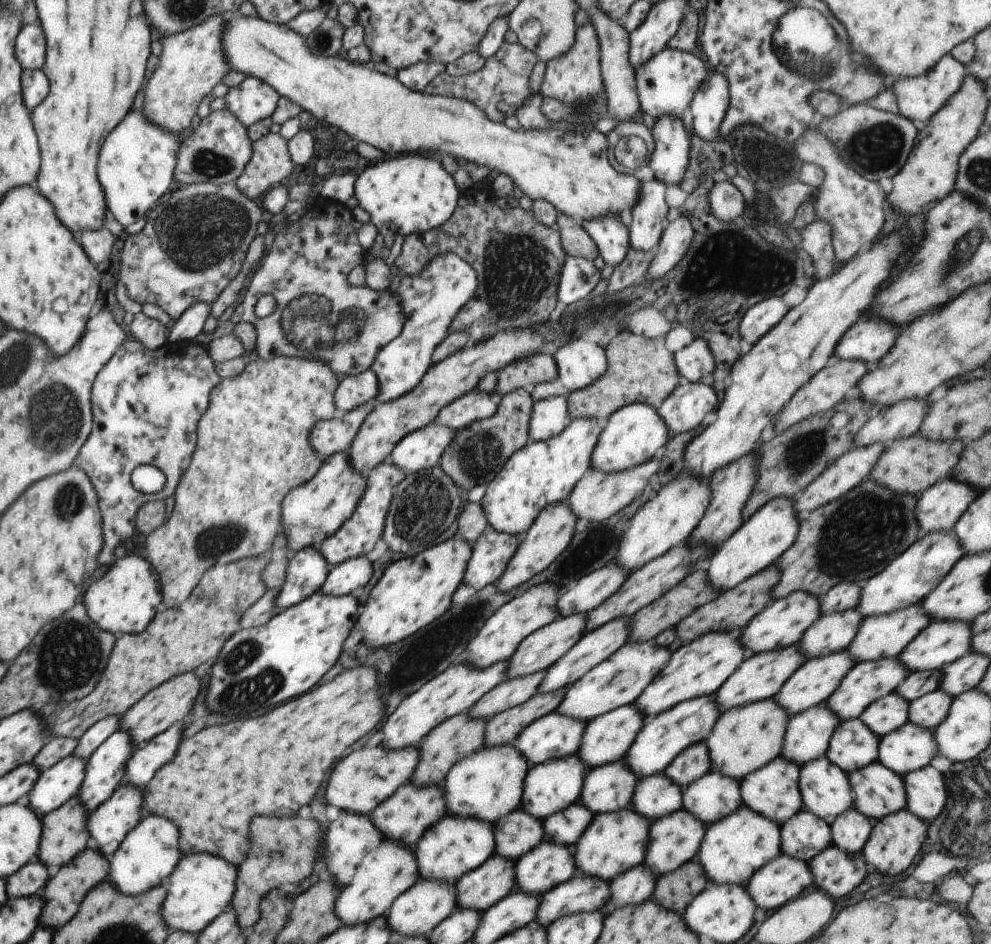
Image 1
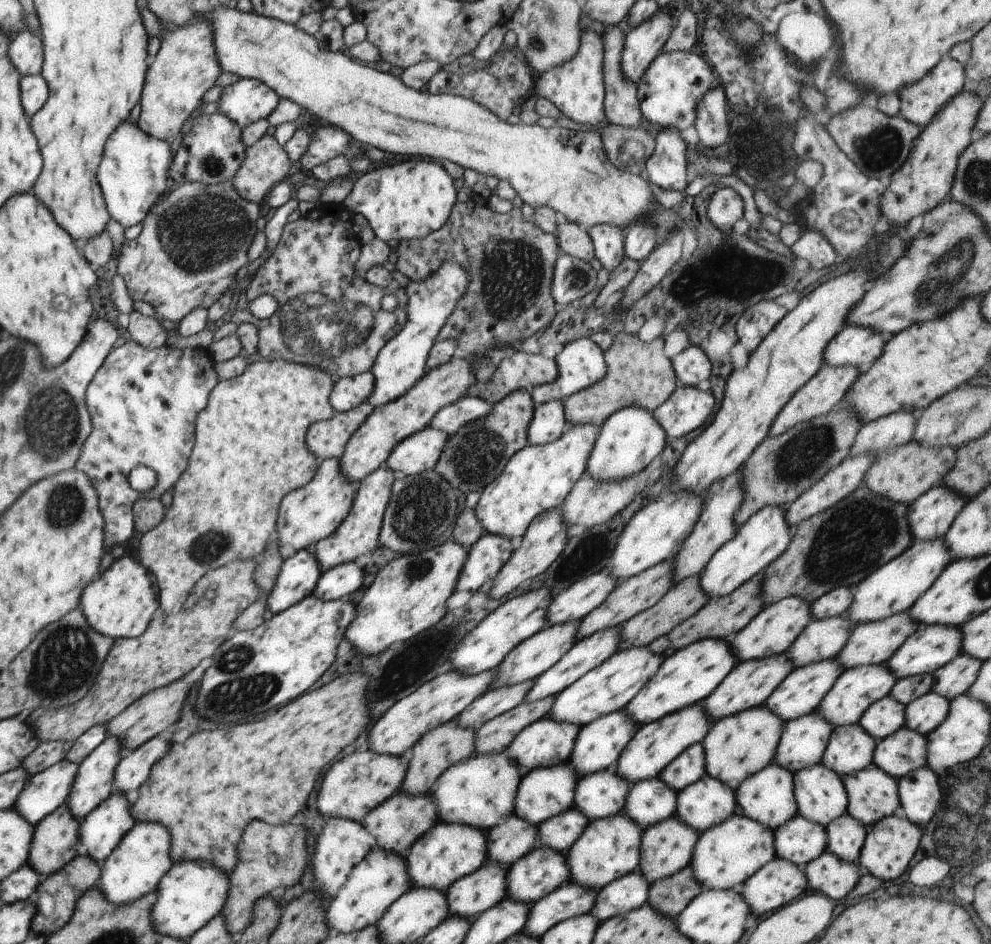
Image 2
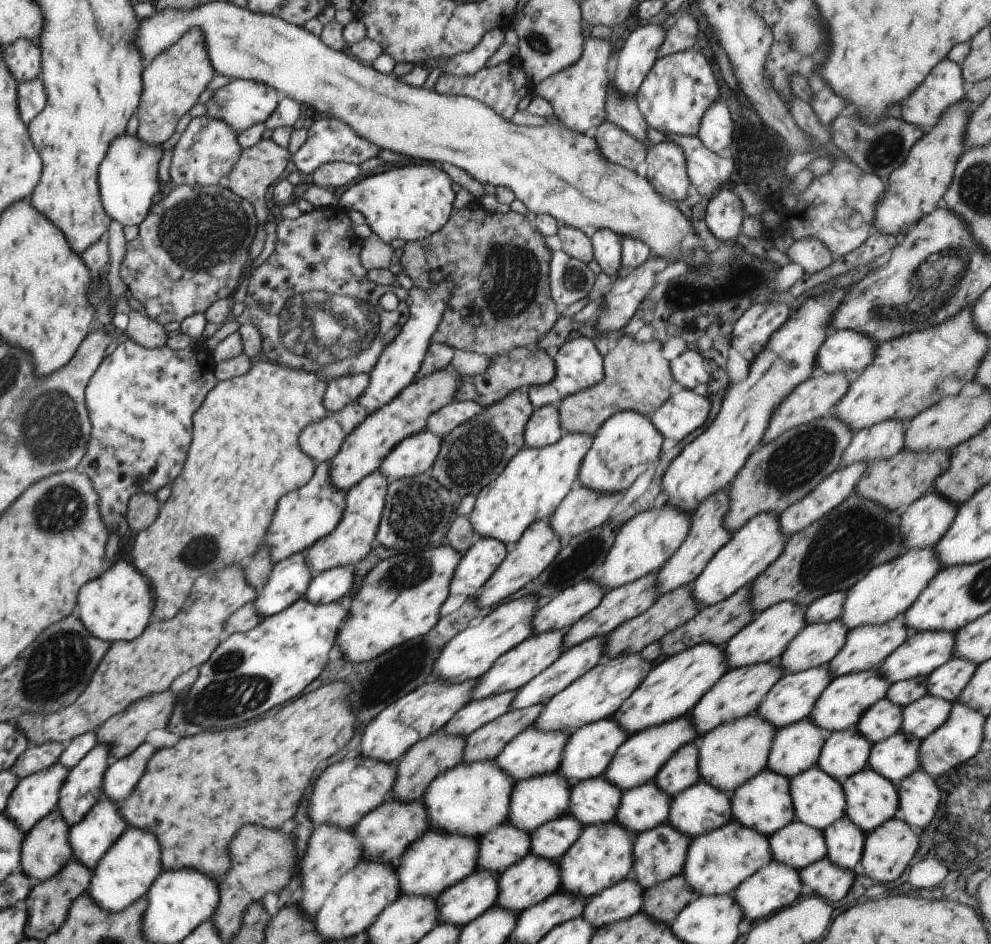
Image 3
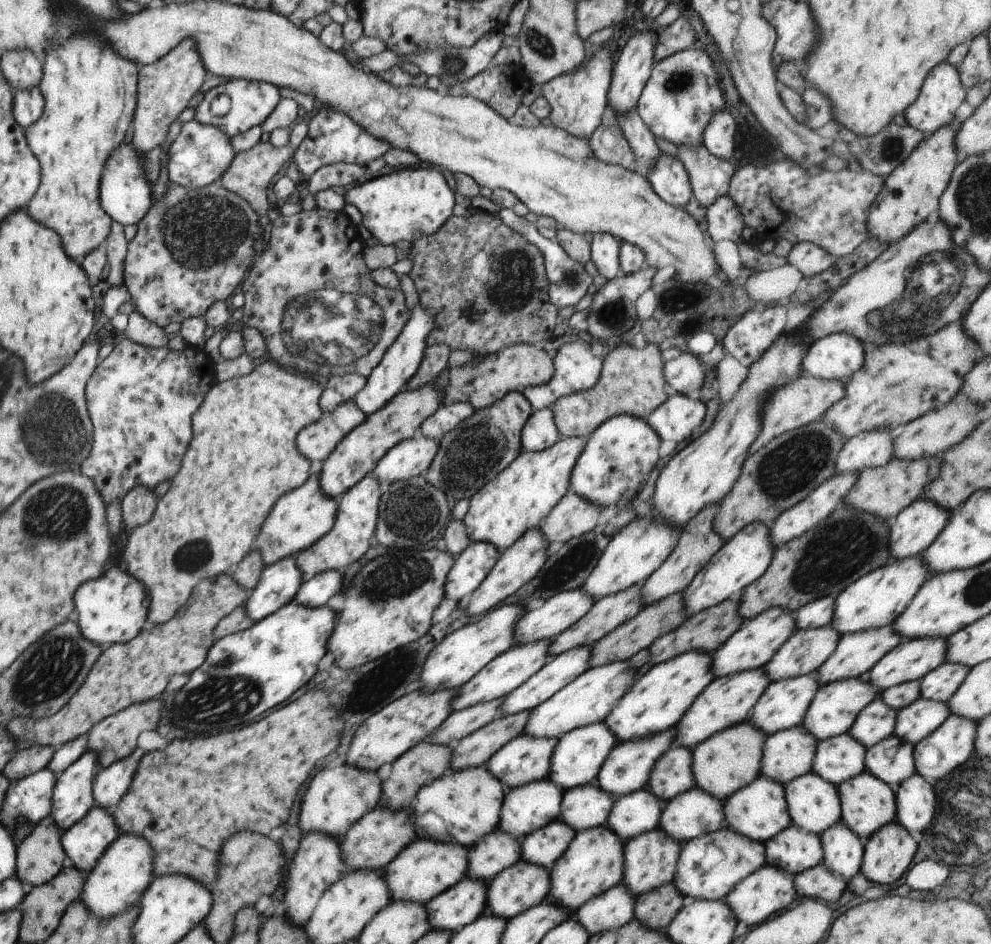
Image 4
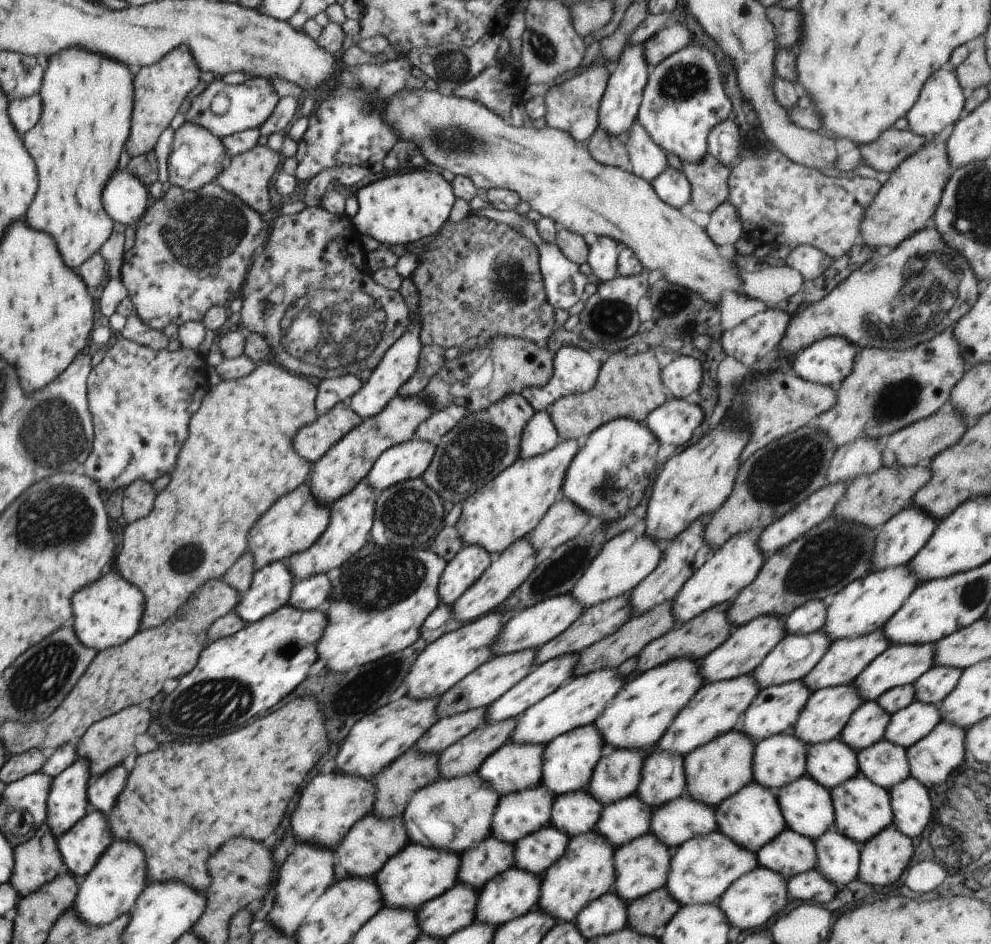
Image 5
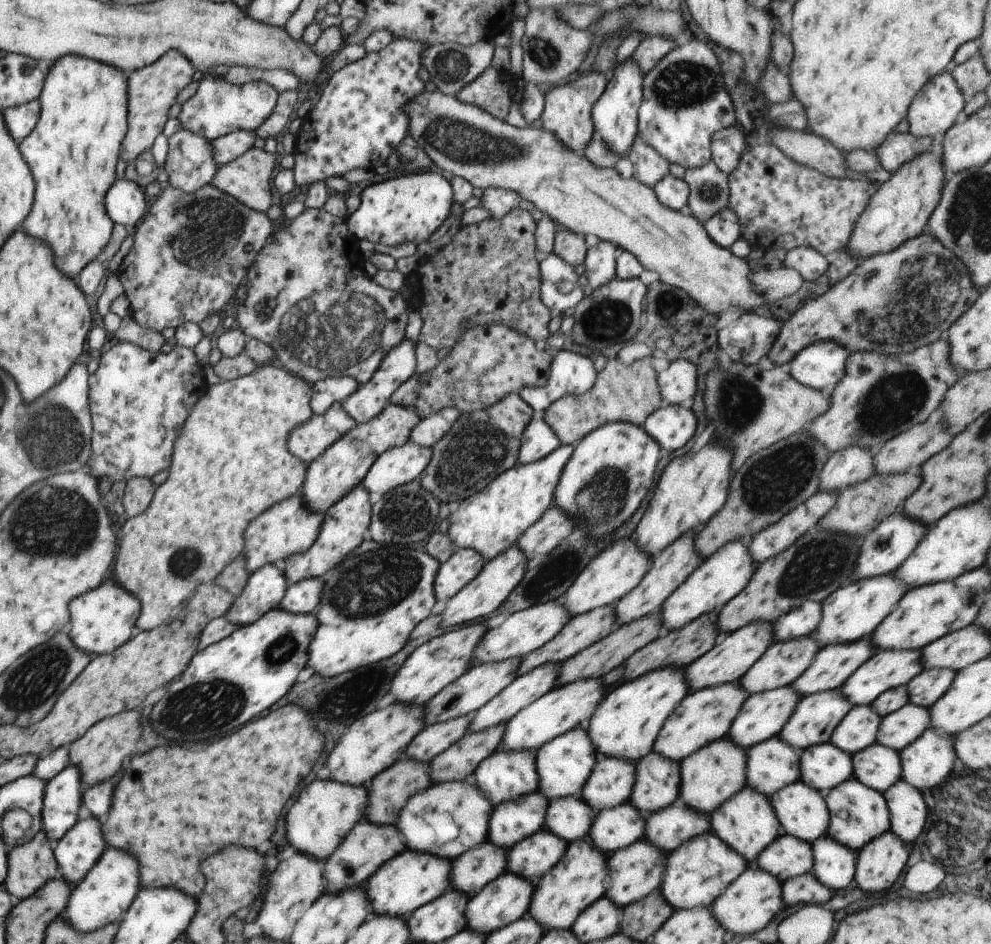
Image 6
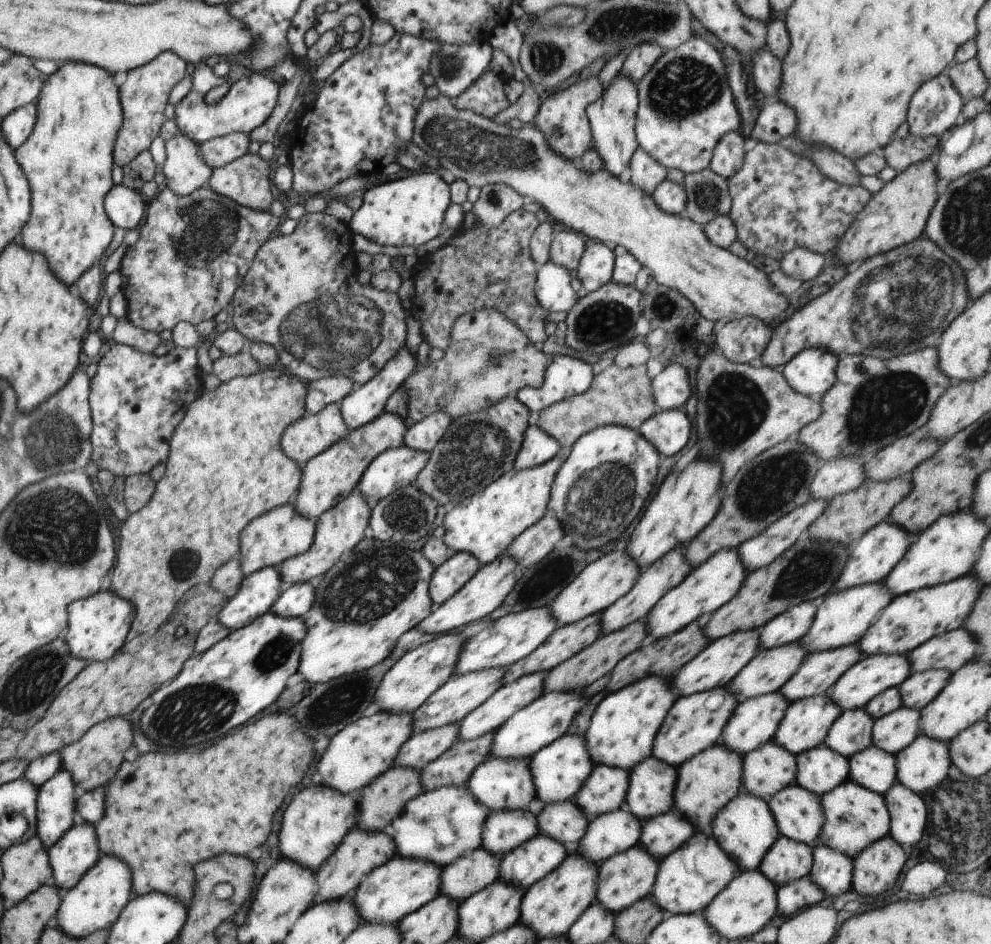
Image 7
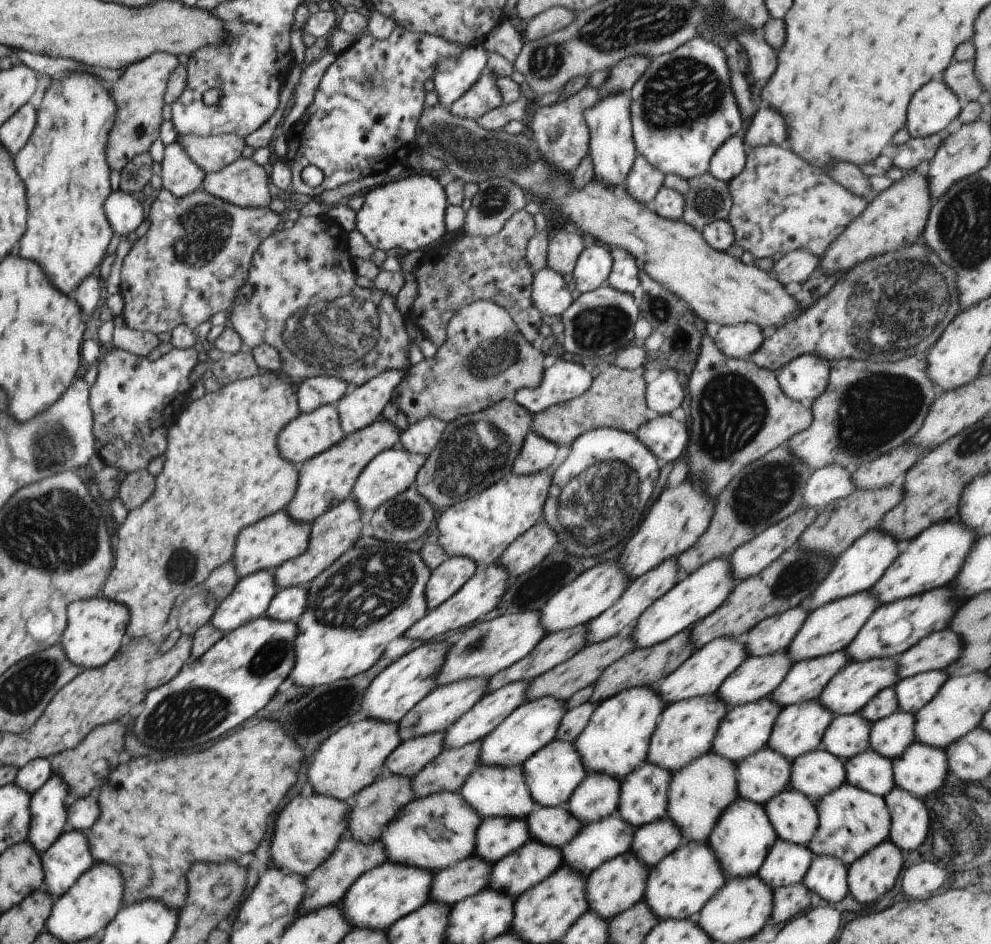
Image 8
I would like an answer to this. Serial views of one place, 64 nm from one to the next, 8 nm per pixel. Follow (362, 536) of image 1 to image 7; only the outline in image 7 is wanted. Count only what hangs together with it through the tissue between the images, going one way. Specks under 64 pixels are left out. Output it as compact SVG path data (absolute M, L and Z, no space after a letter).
M357 489L350 492L348 498L338 502L336 506L327 510L322 516L317 518L314 542L312 546L304 552L292 558L286 559L280 566L280 578L282 578L280 589L286 590L290 586L302 584L302 582L313 582L328 572L342 556L351 552L354 546L360 542L364 536L364 530L369 524L371 506L366 498Z

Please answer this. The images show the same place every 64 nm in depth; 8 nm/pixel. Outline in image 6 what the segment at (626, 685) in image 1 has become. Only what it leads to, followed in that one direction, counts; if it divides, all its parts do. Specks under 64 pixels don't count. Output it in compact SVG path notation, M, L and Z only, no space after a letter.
M602 678L576 680L570 684L557 686L548 694L526 706L506 723L506 732L500 748L520 752L538 750L553 738L563 735L578 726L587 725L600 702L608 696L611 688L602 684Z

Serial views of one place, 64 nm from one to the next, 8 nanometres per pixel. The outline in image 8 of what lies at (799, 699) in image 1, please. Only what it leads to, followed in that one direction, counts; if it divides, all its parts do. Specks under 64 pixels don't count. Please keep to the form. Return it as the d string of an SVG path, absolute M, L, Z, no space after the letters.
M771 697L730 709L730 712L724 716L724 720L718 726L718 732L716 732L716 738L712 742L711 750L714 750L718 756L724 756L732 762L739 763L744 758L748 758L751 754L767 746L770 742L770 736L772 736L774 722L776 722L780 712L782 712L782 706L776 704Z

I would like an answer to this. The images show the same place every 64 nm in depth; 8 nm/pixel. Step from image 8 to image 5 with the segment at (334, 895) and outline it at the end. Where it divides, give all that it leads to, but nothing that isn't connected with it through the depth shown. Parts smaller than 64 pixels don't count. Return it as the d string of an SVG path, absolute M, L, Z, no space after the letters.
M370 813L364 816L350 828L346 838L340 842L340 846L334 852L334 856L336 856L336 864L334 864L336 881L354 876L358 876L358 878L374 877L379 870L382 870L382 866L389 858L398 854L408 845L406 836L409 835L406 832L402 815L392 818L378 818Z

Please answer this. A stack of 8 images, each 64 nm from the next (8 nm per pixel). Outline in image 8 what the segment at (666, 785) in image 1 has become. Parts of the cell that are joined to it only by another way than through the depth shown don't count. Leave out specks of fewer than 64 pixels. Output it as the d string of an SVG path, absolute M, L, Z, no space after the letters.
M613 813L610 816L600 818L596 822L583 825L580 832L576 834L576 838L561 848L562 865L570 866L578 872L582 872L584 876L588 876L593 870L602 866L604 862L620 856L631 850L634 833L637 831L632 824L624 822L620 818L620 814Z

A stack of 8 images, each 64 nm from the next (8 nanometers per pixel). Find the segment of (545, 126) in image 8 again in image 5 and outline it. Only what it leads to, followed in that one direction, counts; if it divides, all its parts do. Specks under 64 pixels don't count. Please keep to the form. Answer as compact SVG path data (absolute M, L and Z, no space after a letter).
M599 58L569 80L551 86L545 95L546 124L550 128L564 130L579 143L586 143L599 127L598 110L600 100L608 86L612 68L607 63L601 64Z

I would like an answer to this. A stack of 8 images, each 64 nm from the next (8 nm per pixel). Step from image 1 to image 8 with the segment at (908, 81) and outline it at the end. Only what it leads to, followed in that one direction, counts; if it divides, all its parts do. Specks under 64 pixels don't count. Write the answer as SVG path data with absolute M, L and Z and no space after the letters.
M932 80L912 96L905 125L911 138L945 133L961 110L961 101L944 80Z

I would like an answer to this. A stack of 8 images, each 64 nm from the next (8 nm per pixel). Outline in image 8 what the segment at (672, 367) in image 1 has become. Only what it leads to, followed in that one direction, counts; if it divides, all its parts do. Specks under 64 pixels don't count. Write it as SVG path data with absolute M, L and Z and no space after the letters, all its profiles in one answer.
M615 364L593 378L590 388L584 394L568 402L546 408L533 418L531 430L538 436L554 442L558 447L570 446L581 434L600 427L616 428L635 433L640 426L659 414L646 404L646 380L643 367L624 370Z

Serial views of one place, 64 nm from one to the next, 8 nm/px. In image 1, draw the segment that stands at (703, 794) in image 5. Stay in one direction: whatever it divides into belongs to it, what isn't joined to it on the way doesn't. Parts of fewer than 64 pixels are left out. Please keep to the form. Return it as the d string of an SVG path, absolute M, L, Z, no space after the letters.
M774 698L758 700L721 713L710 736L705 740L712 762L711 770L732 780L744 780L748 774L766 766L781 754L784 733L791 715L780 708Z

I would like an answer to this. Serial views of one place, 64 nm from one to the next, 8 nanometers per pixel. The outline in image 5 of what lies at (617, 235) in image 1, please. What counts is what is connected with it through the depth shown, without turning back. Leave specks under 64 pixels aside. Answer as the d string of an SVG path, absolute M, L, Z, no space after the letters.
M598 236L589 246L588 264L592 268L596 284L612 280L618 275L618 255L620 245L608 236Z

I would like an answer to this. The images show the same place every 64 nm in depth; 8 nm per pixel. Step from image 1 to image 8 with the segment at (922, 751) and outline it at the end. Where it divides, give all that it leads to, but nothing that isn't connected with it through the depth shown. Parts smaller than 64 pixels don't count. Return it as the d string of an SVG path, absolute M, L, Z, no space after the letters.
M870 748L843 761L843 764L846 768L845 782L860 790L883 797L895 787L892 759Z

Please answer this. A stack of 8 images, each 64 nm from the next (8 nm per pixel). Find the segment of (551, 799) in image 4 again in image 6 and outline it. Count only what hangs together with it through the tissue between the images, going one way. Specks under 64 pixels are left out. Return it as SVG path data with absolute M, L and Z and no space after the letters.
M539 790L516 800L500 802L489 820L488 840L508 848L545 828L549 799Z

